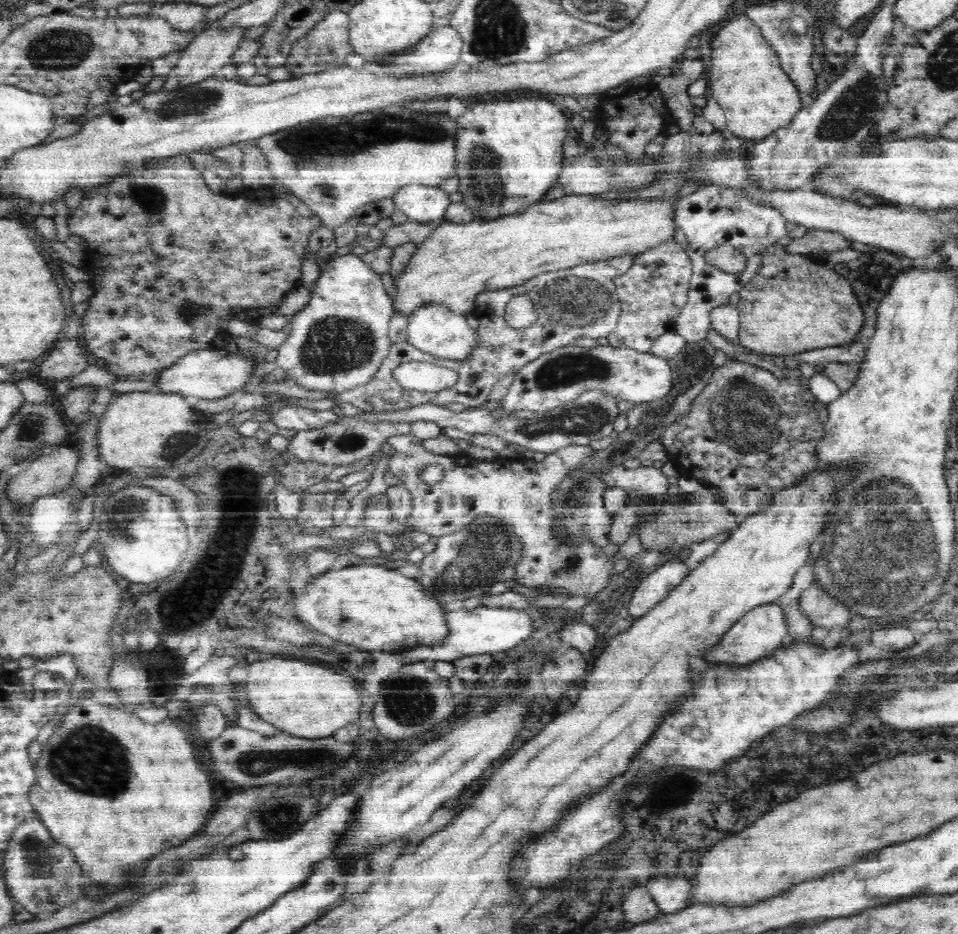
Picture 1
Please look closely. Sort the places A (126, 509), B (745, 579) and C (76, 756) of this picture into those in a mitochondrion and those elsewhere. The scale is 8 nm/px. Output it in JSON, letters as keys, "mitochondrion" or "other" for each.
{"A":"mitochondrion","B":"other","C":"mitochondrion"}

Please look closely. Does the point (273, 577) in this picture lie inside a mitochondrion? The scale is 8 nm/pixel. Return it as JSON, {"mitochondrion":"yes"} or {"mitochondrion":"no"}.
{"mitochondrion":"no"}

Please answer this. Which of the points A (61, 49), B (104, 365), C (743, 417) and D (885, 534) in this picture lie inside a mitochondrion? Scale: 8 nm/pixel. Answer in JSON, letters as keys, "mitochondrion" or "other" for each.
{"A":"mitochondrion","B":"other","C":"mitochondrion","D":"mitochondrion"}

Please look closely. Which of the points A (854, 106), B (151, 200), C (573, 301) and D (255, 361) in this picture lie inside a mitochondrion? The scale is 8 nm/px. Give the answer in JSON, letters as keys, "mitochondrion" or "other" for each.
{"A":"mitochondrion","B":"mitochondrion","C":"mitochondrion","D":"other"}

